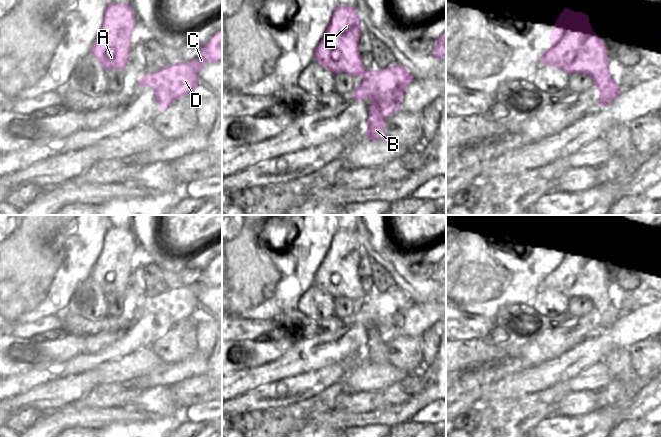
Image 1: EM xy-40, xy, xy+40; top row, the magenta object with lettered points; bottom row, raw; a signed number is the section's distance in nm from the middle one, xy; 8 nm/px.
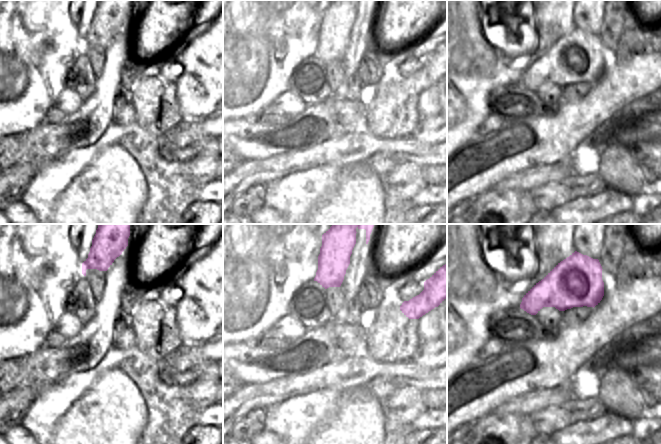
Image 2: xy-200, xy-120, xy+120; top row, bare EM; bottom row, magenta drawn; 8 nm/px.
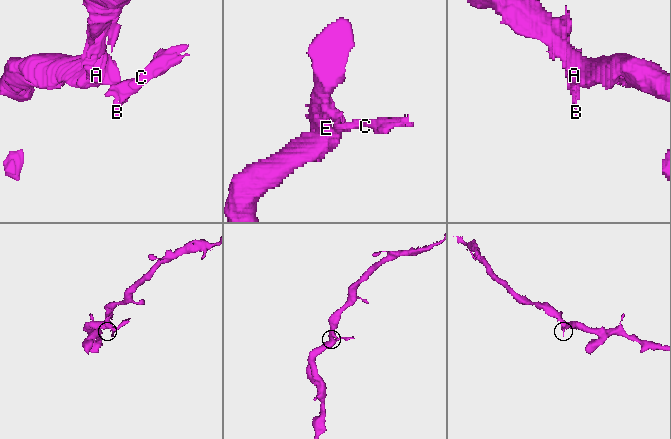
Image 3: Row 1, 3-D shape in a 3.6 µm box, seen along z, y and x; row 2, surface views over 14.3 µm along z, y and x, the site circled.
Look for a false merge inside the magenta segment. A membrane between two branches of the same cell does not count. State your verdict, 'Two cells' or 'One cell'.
Two cells

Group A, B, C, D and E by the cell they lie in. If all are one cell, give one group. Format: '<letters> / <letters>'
A E / B C D

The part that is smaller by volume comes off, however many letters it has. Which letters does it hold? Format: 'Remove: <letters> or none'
Remove: B, C, D

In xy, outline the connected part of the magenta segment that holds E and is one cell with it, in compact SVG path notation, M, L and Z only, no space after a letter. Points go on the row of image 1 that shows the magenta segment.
M338 6L331 15L331 21L315 49L315 60L333 74L344 72L350 76L364 76L366 69L359 53L361 21L355 6Z

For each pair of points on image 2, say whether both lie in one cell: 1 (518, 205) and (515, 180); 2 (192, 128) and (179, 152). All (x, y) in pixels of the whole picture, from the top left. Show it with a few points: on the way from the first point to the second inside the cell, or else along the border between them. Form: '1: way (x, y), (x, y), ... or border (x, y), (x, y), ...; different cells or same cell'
1: border (493, 187), (499, 190), (520, 189), (529, 191); different cells
2: way (188, 134), (187, 138), (179, 146); same cell

